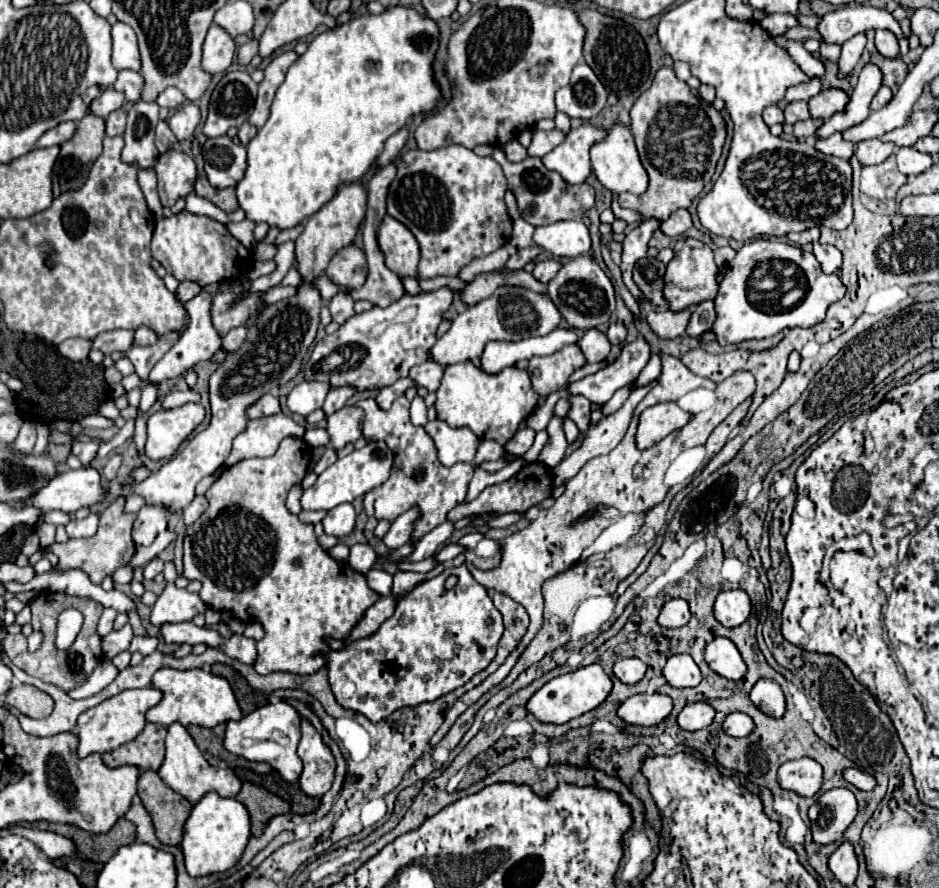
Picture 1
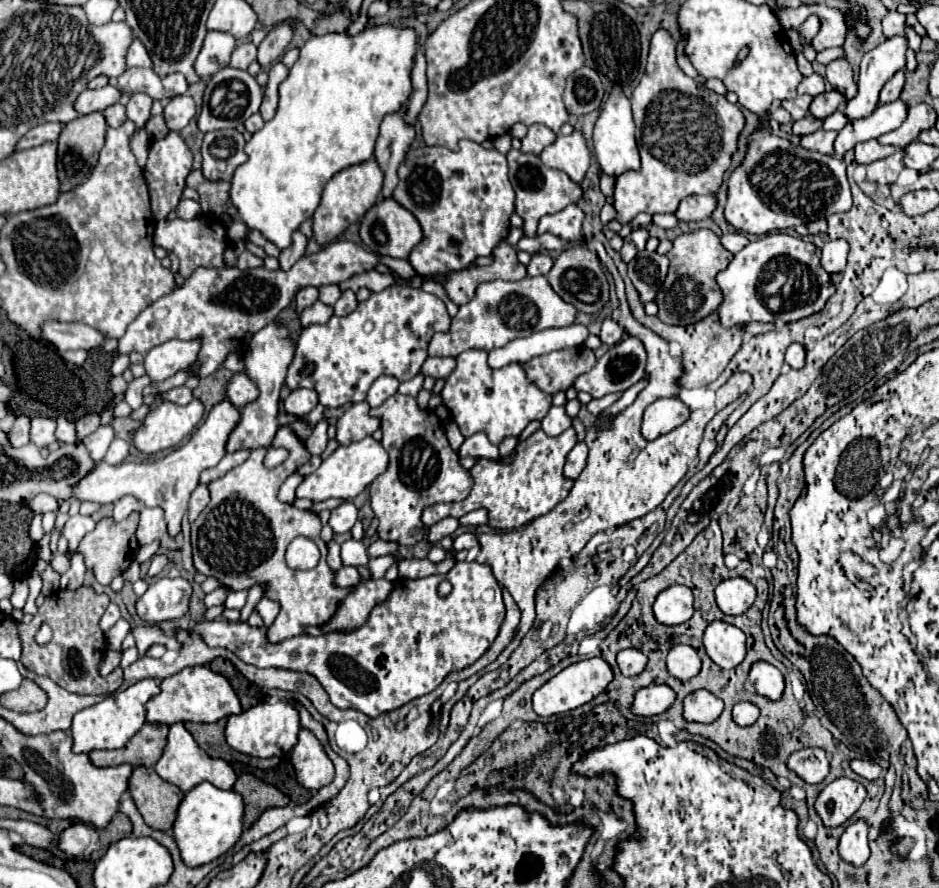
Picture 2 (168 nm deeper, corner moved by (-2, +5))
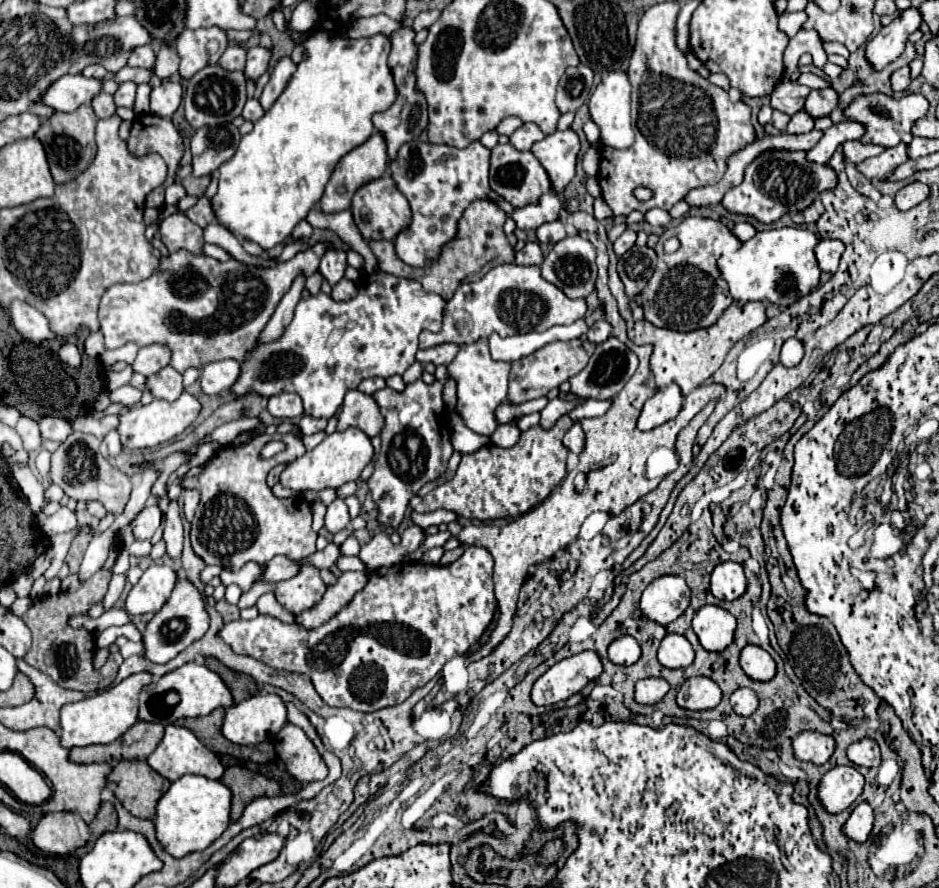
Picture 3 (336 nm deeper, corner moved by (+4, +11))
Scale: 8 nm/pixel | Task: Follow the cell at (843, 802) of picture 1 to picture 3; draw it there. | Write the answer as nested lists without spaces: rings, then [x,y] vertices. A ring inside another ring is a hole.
[[[840,765],[822,777],[818,785],[818,799],[828,813],[840,813],[856,801],[862,787],[864,777],[854,767]]]

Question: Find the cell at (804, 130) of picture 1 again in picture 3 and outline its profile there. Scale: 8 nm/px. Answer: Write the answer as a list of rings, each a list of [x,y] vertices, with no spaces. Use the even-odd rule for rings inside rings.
[[[798,111],[792,115],[792,121],[786,127],[786,133],[808,133],[814,129],[814,119],[806,111]]]

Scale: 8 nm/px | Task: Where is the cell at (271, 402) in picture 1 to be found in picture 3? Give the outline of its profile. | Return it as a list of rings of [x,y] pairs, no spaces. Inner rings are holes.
[[[234,359],[226,361],[214,361],[202,369],[202,391],[206,395],[220,395],[222,391],[228,391],[236,379],[240,377],[240,363]]]

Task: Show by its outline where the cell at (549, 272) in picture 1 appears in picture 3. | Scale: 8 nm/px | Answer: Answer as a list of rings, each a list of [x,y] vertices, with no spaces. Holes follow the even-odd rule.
[[[526,243],[526,247],[522,251],[516,253],[516,263],[518,265],[540,265],[544,261],[544,255],[538,247],[538,243]]]

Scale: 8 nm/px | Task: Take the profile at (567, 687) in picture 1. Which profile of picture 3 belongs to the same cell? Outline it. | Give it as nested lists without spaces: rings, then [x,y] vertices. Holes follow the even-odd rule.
[[[582,651],[552,665],[540,679],[536,679],[530,699],[534,705],[552,705],[566,701],[582,691],[590,681],[602,673],[602,661],[596,651]]]

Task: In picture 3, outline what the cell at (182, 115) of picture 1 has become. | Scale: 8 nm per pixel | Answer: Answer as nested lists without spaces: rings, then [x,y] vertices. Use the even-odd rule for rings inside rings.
[[[162,81],[160,87],[152,89],[150,113],[168,119],[168,117],[172,117],[176,113],[180,103],[182,103],[182,87],[180,87],[180,83]]]

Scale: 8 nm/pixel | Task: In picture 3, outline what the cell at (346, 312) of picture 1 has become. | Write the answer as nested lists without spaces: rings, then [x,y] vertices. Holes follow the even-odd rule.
[[[342,279],[332,287],[332,299],[334,301],[350,301],[356,295],[356,283]]]

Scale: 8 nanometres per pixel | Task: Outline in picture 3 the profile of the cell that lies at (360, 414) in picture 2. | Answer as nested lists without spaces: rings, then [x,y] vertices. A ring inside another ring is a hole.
[[[350,391],[344,397],[342,409],[338,413],[338,429],[344,431],[348,427],[362,429],[368,437],[374,437],[382,429],[382,415],[378,409],[378,403],[372,395]]]

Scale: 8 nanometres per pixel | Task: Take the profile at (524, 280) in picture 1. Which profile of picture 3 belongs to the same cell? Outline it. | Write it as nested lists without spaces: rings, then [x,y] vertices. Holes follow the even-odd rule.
[[[474,201],[474,205],[470,205],[466,209],[466,213],[462,215],[462,221],[458,225],[458,237],[450,245],[446,245],[446,249],[442,251],[442,257],[438,261],[432,261],[426,269],[414,269],[414,267],[402,263],[398,259],[398,255],[394,253],[394,243],[392,241],[370,241],[370,249],[378,257],[378,263],[380,263],[382,271],[392,273],[396,277],[418,281],[418,283],[422,283],[422,287],[426,291],[434,291],[442,299],[448,301],[448,299],[452,299],[458,285],[462,285],[466,281],[482,279],[480,275],[484,275],[488,269],[496,267],[496,265],[514,263],[514,249],[510,247],[510,243],[508,243],[508,239],[502,231],[502,225],[504,225],[506,217],[508,215],[496,203]]]

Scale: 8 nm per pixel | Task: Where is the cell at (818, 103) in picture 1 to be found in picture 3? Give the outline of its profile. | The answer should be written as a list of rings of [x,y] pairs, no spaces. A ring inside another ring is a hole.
[[[826,87],[826,89],[818,89],[818,91],[812,91],[808,97],[806,97],[806,105],[804,105],[804,111],[818,119],[818,117],[824,117],[824,115],[830,115],[838,105],[838,93],[832,89],[832,87]]]

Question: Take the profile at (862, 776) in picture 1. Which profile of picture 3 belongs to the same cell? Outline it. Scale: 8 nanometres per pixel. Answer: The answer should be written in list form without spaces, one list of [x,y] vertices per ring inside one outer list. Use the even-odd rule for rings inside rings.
[[[864,739],[848,747],[848,759],[856,767],[878,767],[880,765],[880,749],[874,739]]]

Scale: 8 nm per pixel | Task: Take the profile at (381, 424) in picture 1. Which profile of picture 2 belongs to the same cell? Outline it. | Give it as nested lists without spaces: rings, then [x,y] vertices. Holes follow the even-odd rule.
[[[394,393],[370,413],[382,419],[382,447],[390,455],[388,469],[370,485],[372,509],[380,521],[378,537],[414,545],[424,539],[422,509],[440,501],[462,501],[472,489],[472,475],[458,463],[458,455],[444,435],[444,421],[436,411],[420,409],[416,397]]]

